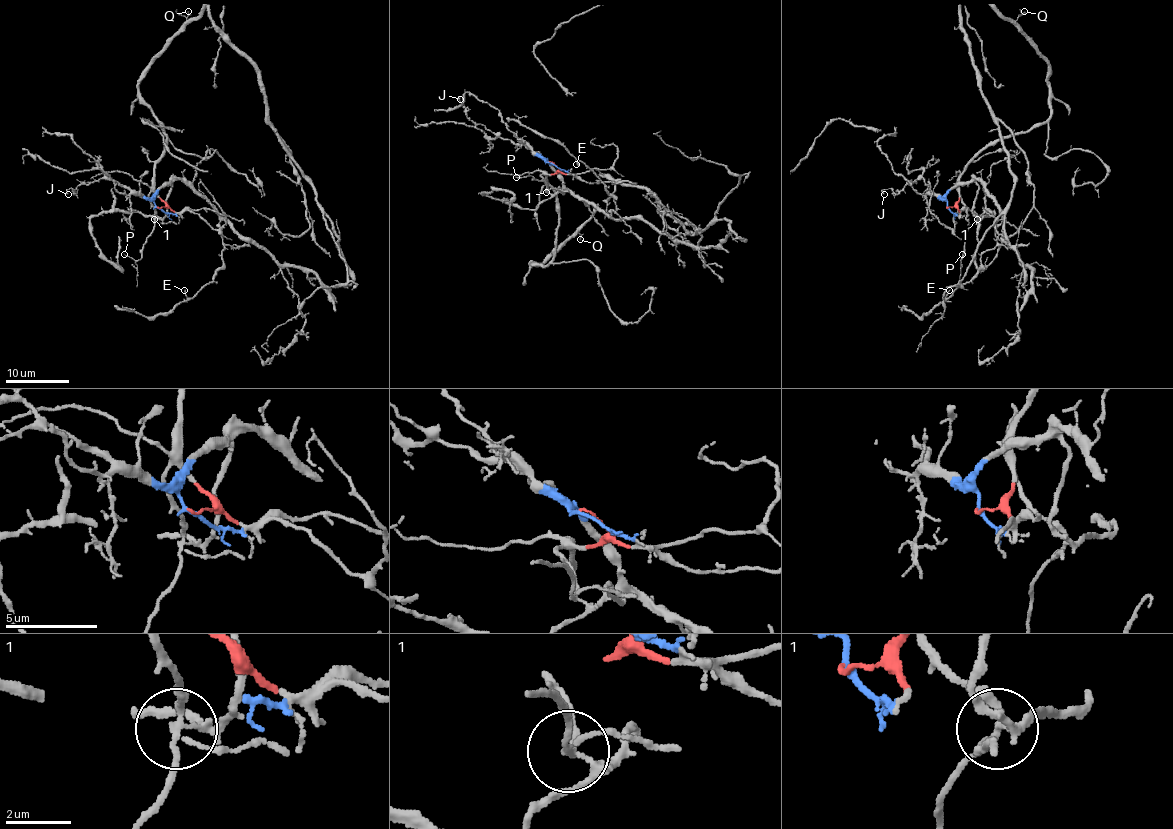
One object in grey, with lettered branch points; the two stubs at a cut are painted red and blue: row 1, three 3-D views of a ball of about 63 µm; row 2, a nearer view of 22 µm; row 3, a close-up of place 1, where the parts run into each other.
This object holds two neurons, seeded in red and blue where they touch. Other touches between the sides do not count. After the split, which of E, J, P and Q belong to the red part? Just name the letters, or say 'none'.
P, Q

